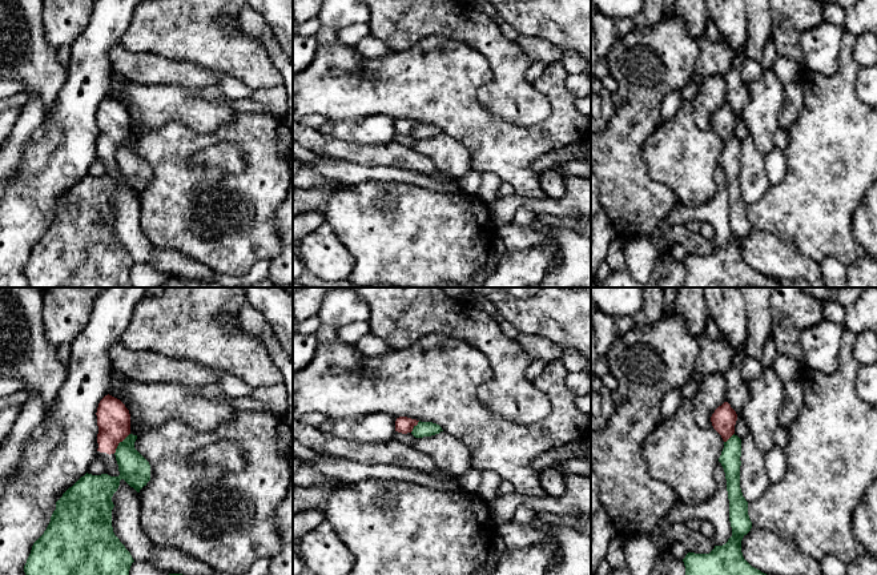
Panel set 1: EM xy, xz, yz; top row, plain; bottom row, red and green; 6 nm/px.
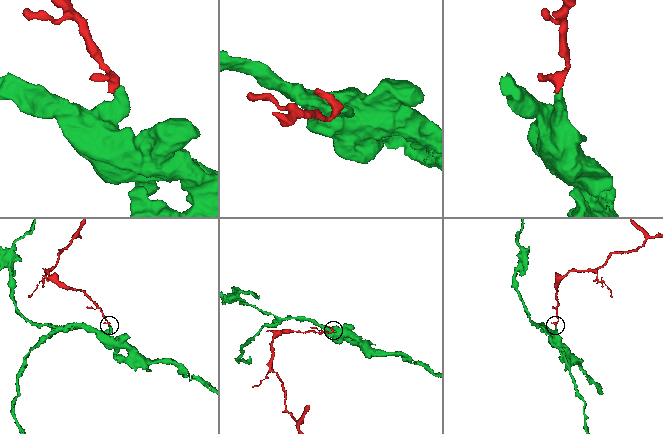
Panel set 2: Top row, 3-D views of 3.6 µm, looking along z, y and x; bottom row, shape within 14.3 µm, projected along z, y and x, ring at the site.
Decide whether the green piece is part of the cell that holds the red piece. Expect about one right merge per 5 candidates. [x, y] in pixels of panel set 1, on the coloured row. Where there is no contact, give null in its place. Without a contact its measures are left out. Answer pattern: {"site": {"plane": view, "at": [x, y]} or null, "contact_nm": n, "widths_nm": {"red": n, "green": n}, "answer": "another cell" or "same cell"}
{"site": {"plane": "xy", "at": [119, 442]}, "contact_nm": 160, "widths_nm": {"red": 200, "green": 180}, "answer": "another cell"}

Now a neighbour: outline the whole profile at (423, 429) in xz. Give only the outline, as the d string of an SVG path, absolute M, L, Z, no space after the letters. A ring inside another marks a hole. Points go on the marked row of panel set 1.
M418 422L417 426L414 426L411 434L415 437L415 438L423 438L423 437L431 437L431 435L435 435L435 434L439 434L442 430L442 427L437 423L433 423L433 422Z

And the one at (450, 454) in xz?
M444 431L431 437L417 438L413 447L430 455L438 469L455 478L471 469L468 446Z

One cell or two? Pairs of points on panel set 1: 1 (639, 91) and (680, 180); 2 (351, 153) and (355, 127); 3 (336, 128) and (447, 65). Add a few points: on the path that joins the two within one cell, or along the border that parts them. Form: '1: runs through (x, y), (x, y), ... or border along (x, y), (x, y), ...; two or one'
1: border along (662, 120), (646, 140), (642, 156); two
2: border along (324, 133), (357, 144), (385, 143); two
3: border along (381, 115), (329, 121); two

